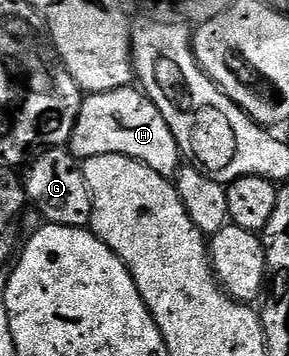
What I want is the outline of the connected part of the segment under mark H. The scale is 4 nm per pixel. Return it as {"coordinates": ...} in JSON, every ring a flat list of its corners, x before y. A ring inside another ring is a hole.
{"coordinates":[[130,86,88,93,82,99,77,121,71,130,68,151,73,153,78,162,95,158,99,154,123,154,151,166,155,174,176,177,183,164,181,147,167,126,159,106,155,106,155,102,151,102,144,91,137,89,136,92,135,89]]}

